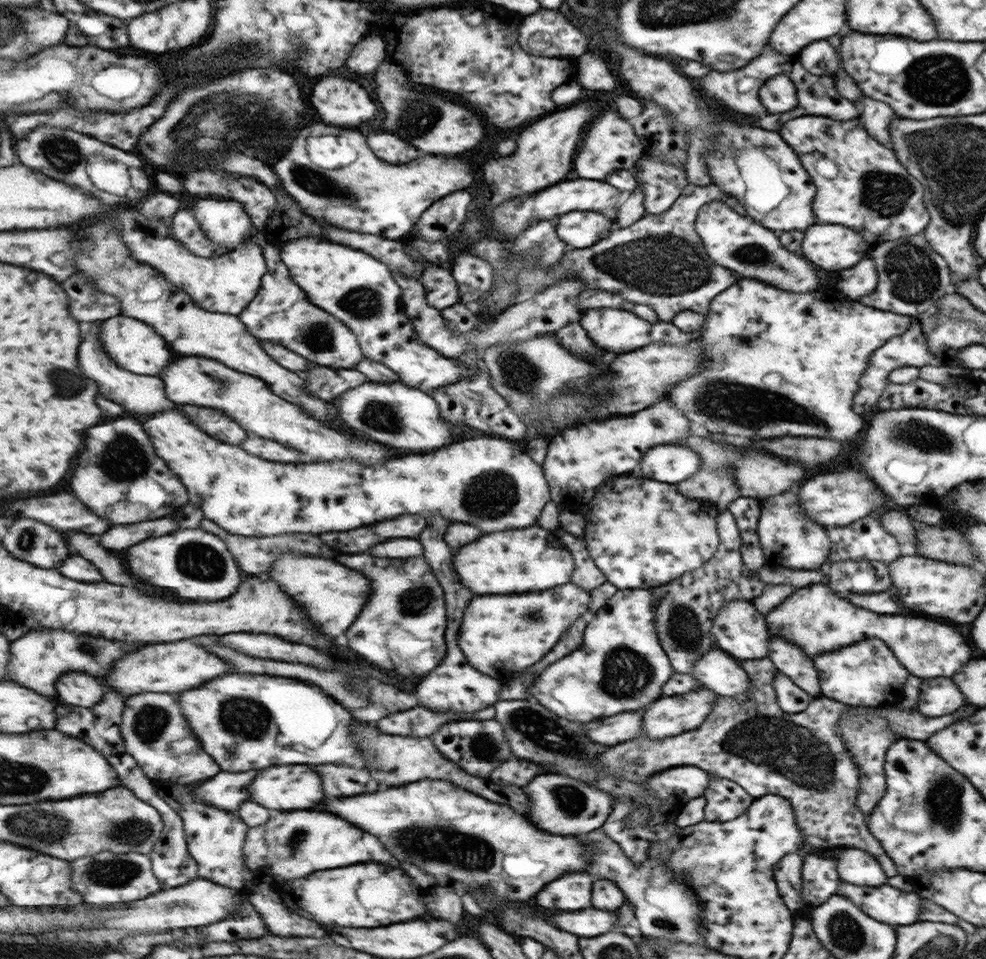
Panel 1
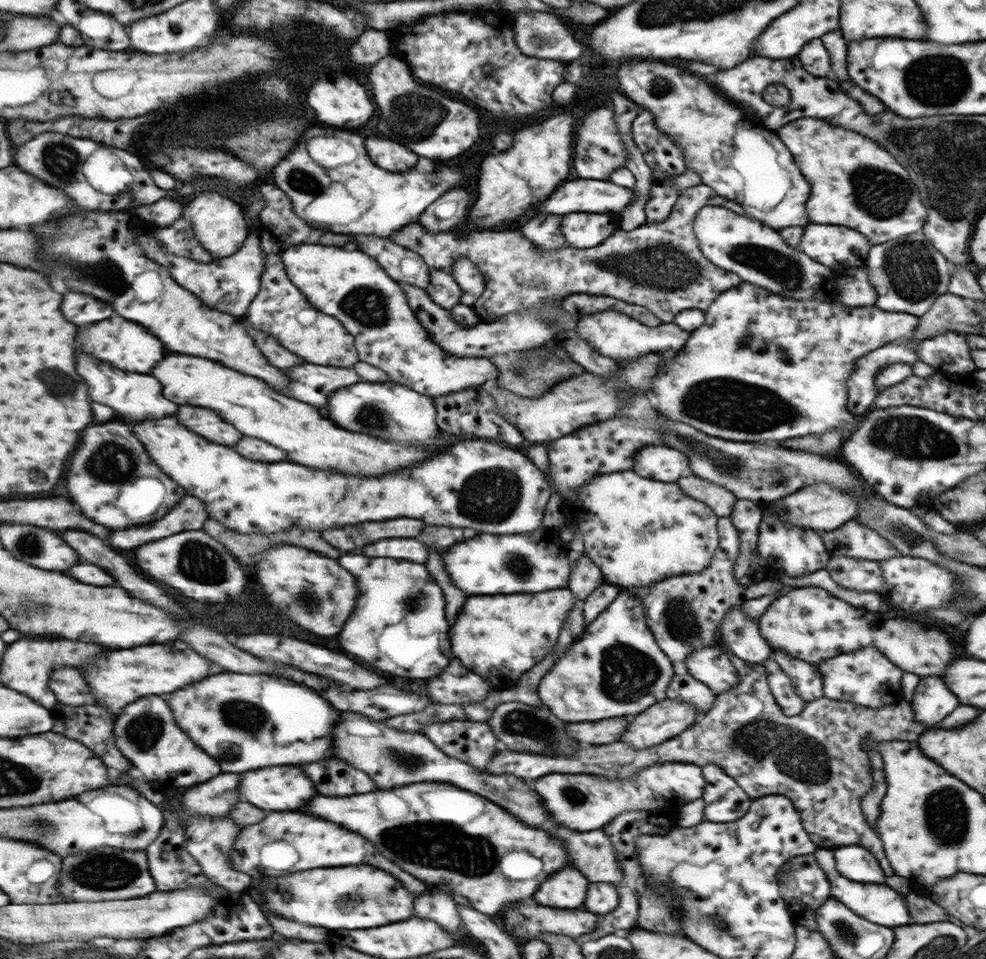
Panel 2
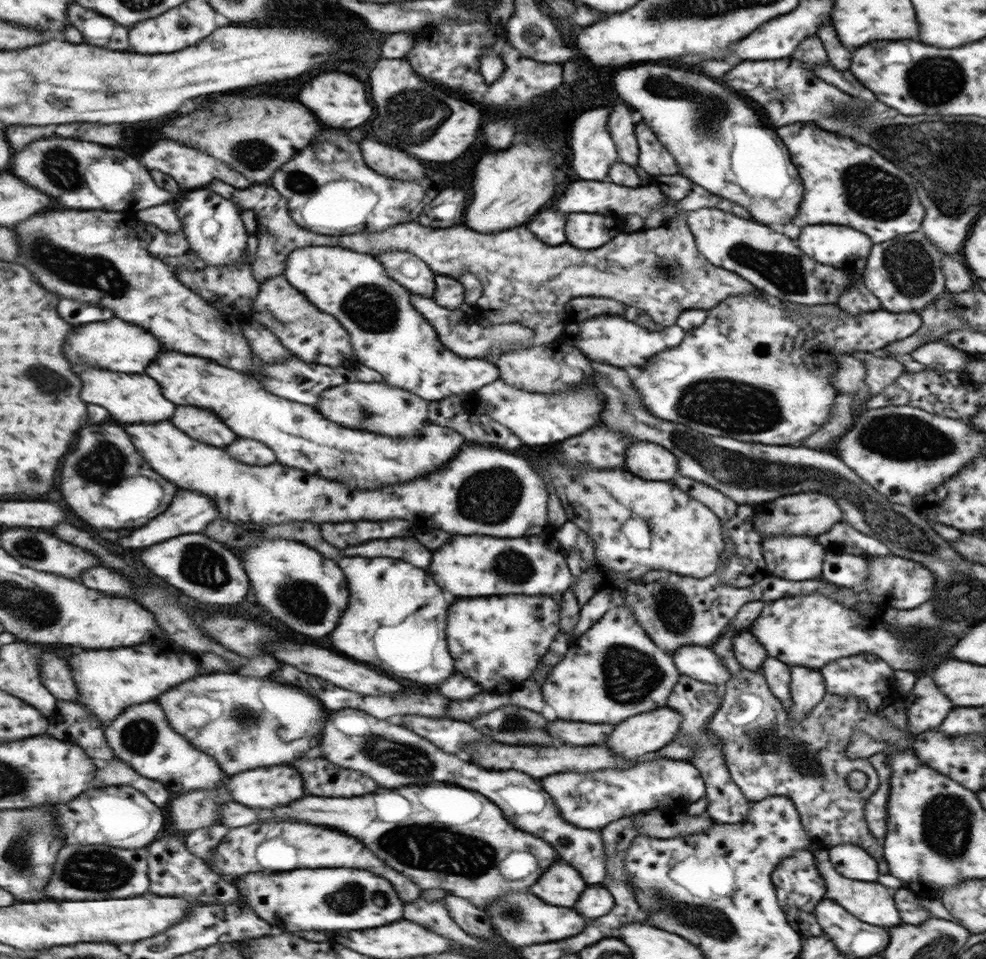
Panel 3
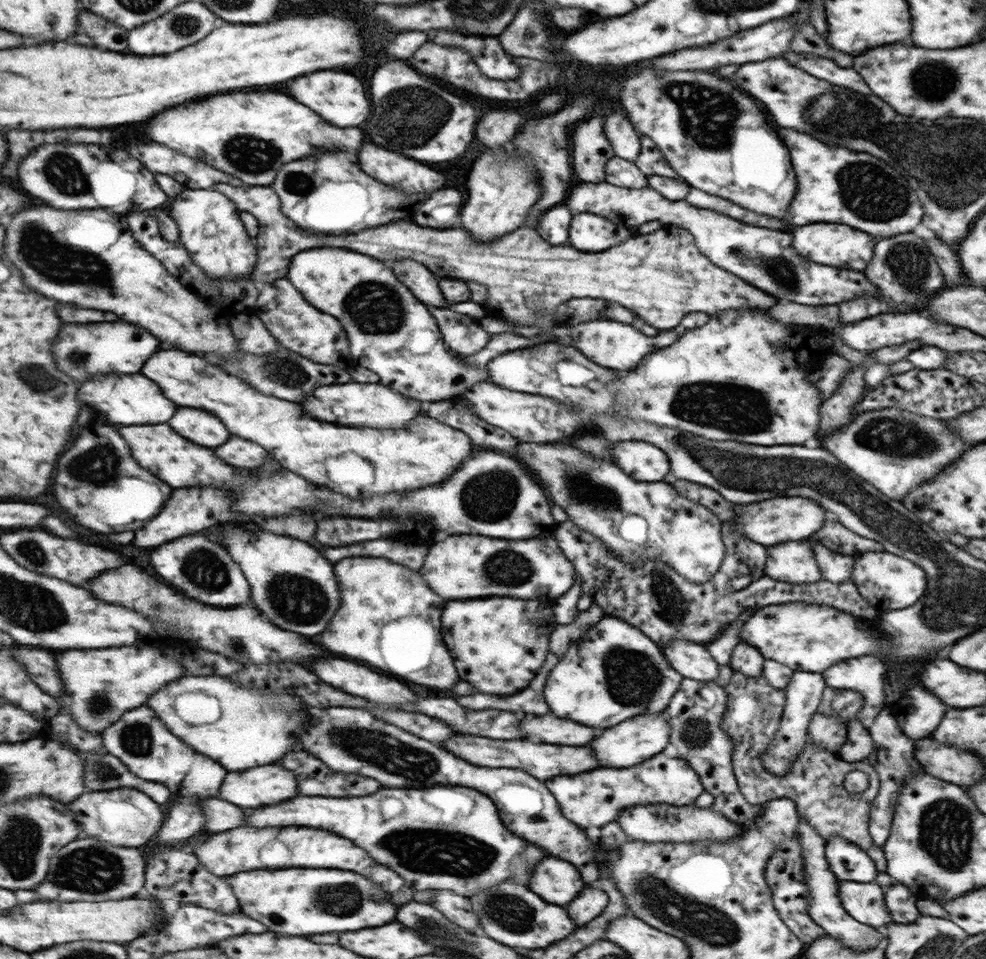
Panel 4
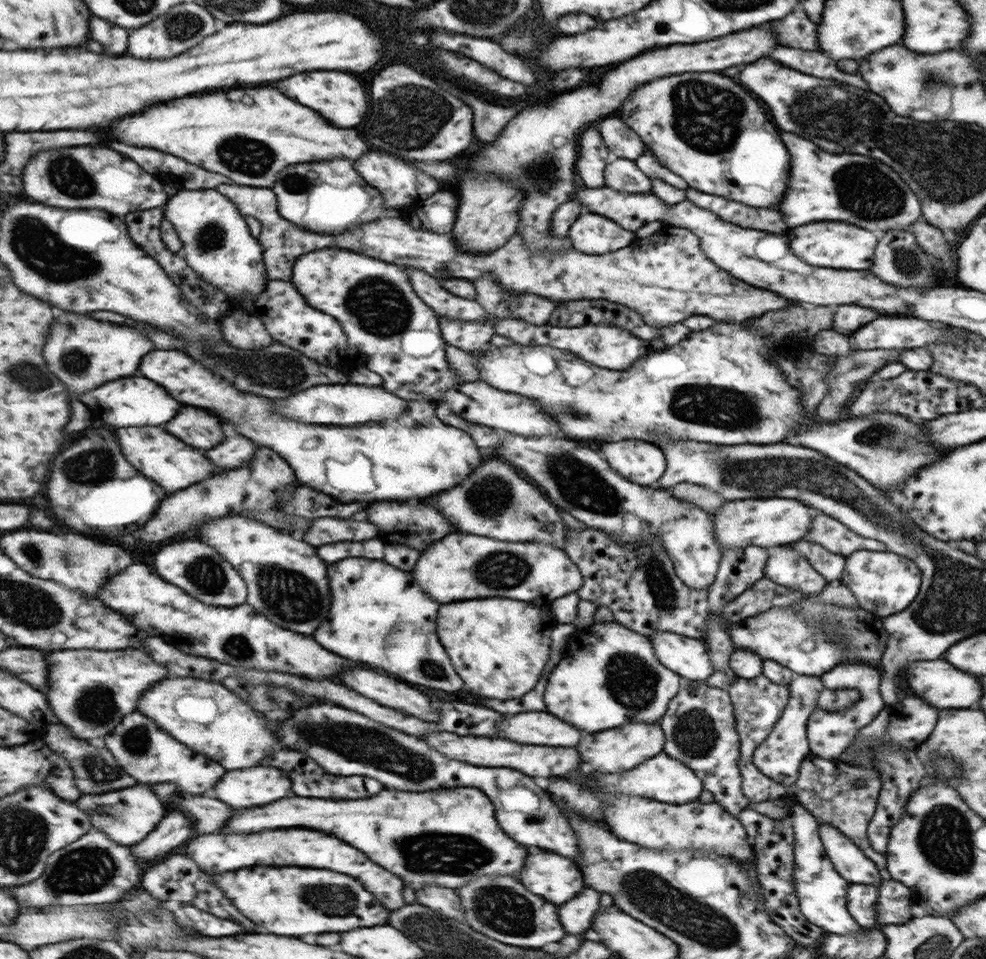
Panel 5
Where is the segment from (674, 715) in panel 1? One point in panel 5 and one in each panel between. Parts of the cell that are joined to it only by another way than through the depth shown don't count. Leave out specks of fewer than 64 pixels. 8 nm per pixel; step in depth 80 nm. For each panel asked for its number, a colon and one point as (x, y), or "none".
2: (668, 718)
3: (632, 738)
4: (642, 737)
5: (622, 749)

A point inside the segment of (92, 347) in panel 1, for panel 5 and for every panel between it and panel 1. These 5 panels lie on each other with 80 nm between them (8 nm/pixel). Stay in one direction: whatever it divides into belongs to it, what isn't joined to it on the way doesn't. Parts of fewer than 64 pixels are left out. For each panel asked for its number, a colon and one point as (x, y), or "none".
2: (139, 397)
3: (132, 399)
4: (127, 400)
5: (136, 401)

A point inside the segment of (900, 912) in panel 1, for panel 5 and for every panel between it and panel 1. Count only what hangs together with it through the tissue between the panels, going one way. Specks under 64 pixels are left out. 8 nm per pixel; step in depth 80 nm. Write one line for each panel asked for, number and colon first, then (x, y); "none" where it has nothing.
2: (878, 903)
3: (870, 902)
4: (864, 902)
5: (860, 898)

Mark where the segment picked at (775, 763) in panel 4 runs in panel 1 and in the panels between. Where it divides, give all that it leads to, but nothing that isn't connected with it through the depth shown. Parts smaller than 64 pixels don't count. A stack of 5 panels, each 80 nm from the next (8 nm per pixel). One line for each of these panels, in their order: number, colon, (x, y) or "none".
1: (789, 659)
2: (807, 682)
3: (807, 687)

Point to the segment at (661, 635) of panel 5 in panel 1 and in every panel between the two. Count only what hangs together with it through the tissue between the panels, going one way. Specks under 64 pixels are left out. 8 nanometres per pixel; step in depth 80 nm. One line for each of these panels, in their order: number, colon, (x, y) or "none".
1: (720, 673)
2: (710, 665)
3: (701, 663)
4: (691, 660)

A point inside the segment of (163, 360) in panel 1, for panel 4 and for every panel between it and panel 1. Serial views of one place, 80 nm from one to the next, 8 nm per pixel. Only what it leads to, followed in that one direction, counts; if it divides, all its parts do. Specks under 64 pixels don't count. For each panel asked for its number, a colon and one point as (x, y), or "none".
2: (123, 344)
3: (117, 345)
4: (112, 347)

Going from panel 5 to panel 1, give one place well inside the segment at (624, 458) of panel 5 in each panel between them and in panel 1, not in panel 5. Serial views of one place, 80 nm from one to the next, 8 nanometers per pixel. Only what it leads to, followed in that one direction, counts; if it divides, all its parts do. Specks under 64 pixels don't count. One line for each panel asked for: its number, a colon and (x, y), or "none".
1: (667, 463)
2: (655, 461)
3: (648, 461)
4: (645, 462)

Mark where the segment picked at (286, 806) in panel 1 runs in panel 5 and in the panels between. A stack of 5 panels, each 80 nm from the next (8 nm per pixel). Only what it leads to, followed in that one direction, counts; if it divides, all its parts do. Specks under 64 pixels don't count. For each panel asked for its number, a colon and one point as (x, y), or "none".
2: (287, 788)
3: (265, 787)
4: (270, 785)
5: (241, 788)

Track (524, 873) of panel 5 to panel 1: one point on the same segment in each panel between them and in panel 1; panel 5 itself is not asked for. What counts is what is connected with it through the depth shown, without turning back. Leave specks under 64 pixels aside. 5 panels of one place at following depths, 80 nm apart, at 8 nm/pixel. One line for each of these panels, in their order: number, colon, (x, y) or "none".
1: (572, 891)
2: (566, 889)
3: (560, 885)
4: (558, 882)

